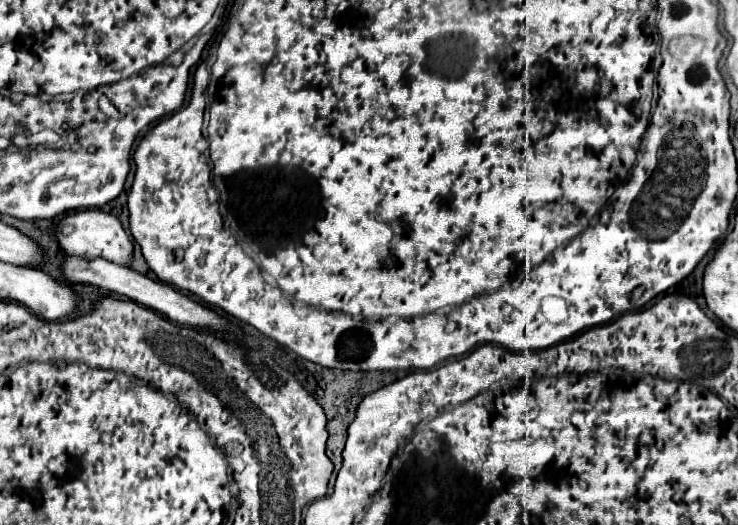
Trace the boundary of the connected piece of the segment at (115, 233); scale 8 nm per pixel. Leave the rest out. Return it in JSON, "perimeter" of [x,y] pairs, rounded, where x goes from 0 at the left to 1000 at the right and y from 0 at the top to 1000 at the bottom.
{"perimeter":[[[107,400],[107,404],[91,408],[83,419],[83,442],[77,442],[77,430],[72,430],[69,442],[75,446],[85,480],[93,488],[137,488],[137,491],[159,499],[164,507],[175,507],[175,499],[178,499],[180,465],[178,465],[172,442],[167,438],[159,411],[145,408],[140,400]]]}

